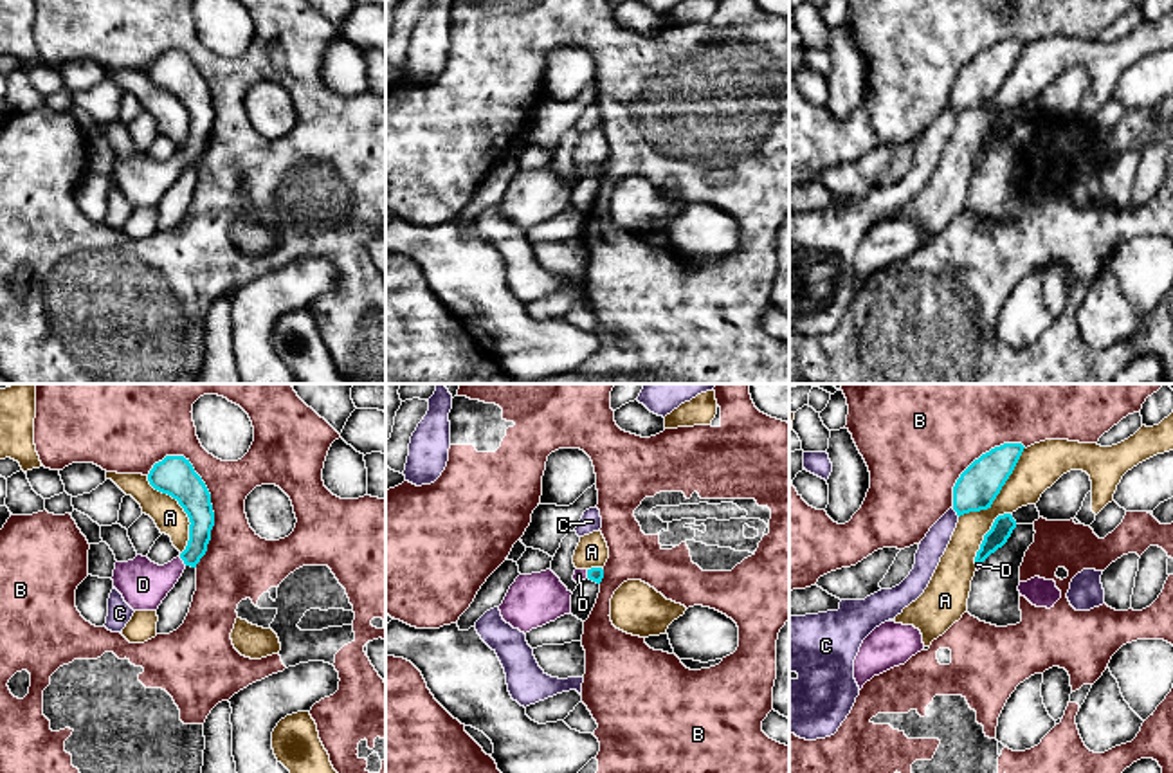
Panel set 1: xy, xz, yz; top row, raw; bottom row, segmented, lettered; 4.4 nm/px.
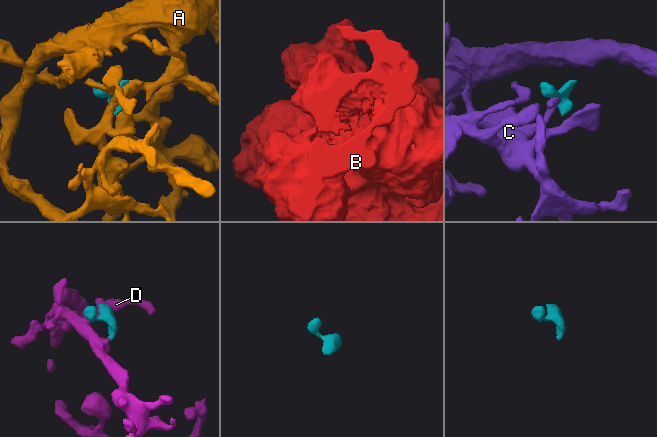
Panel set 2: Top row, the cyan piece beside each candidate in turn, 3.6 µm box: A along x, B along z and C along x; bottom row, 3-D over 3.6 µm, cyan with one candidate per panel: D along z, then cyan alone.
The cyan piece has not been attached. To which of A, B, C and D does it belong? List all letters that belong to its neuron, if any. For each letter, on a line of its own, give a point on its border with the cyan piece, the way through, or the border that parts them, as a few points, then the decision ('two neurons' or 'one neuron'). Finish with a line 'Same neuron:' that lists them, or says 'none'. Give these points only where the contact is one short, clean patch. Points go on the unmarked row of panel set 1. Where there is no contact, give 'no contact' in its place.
A: contact yz (999, 89); two neurons
B: contact xy (209, 100); two neurons
C: contact yz (955, 107); border yz (952, 105), (959, 112); two neurons
D: contact xy (182, 155); way xy (197, 101), (199, 137), (182, 155), (163, 175), (143, 181); one neuron
Same neuron: D

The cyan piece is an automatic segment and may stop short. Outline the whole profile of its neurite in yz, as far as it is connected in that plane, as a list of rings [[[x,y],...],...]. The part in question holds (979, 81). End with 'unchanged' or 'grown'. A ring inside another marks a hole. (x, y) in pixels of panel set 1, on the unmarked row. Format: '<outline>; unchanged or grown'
[[[1004,40],[982,50],[960,70],[953,83],[953,106],[959,114],[991,105],[1023,45],[1022,40]]]; unchanged

